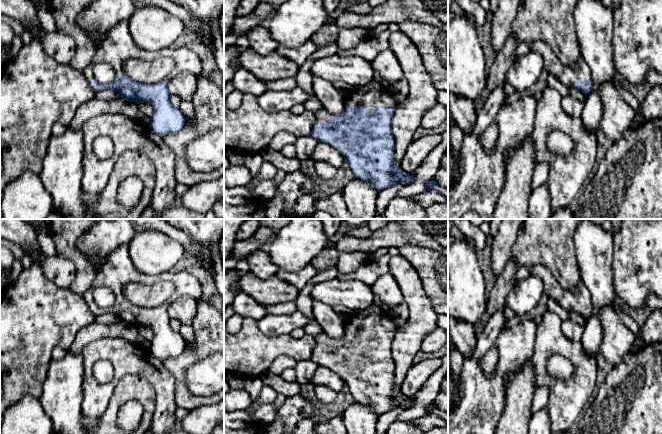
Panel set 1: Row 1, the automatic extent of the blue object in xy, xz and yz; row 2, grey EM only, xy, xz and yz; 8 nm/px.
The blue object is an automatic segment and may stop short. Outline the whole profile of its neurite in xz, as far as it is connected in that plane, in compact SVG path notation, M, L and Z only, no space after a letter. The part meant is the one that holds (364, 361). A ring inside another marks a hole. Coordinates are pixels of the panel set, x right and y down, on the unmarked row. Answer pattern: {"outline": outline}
{"outline": "M358 312L343 318L345 320L344 335L331 340L322 331L317 337L316 347L310 360L318 366L335 371L349 388L355 401L371 407L378 415L398 407L407 409L415 403L414 399L395 392L394 360L392 358L392 343L398 327L387 312L372 313L360 317Z"}

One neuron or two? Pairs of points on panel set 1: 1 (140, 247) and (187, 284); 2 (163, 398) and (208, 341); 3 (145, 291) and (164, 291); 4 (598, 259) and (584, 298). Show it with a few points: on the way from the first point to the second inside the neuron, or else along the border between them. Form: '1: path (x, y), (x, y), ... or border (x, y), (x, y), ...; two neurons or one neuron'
1: border (169, 270), (160, 275), (146, 275); two neurons
2: border (162, 362), (176, 379), (175, 402), (177, 404); two neurons
3: path (150, 291), (159, 291); one neuron
4: border (582, 281), (590, 294), (592, 311); two neurons

